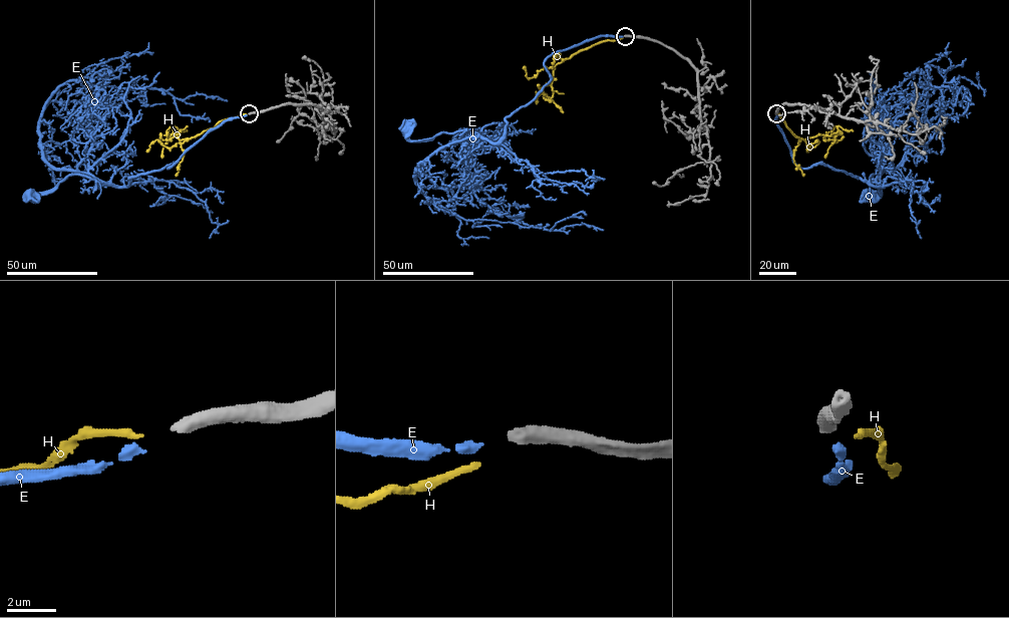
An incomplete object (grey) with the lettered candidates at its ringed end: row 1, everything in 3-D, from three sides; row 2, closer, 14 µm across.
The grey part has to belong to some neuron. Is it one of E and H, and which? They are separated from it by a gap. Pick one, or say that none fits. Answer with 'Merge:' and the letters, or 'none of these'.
Merge: E

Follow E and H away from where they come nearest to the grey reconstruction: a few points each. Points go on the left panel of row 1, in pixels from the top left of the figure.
E: (247, 115), (211, 128), (170, 168), (174, 164), (131, 176), (127, 187), (70, 174), (52, 189), (31, 195)
H: (246, 114), (223, 119), (193, 137), (180, 139), (176, 134), (166, 140), (166, 130), (172, 125), (187, 130)

